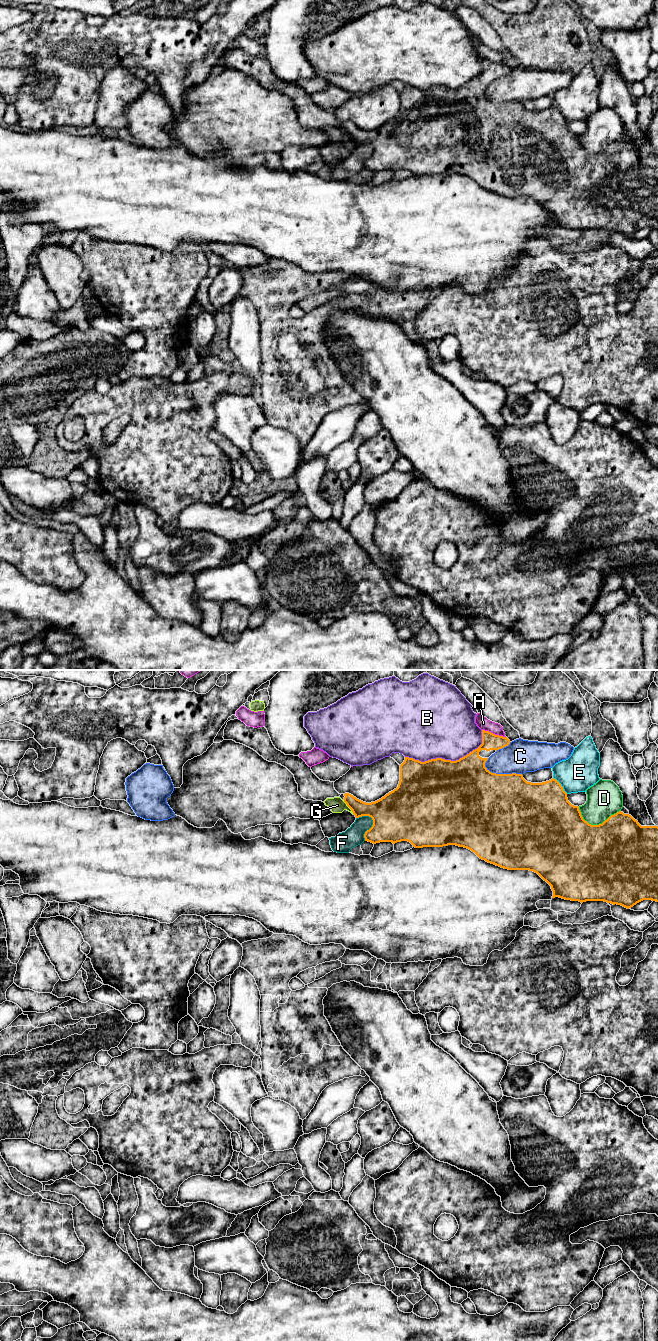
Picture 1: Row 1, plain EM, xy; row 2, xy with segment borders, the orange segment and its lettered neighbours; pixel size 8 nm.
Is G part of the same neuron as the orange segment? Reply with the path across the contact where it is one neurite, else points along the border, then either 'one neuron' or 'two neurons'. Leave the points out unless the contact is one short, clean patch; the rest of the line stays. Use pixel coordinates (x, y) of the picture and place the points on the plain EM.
along xy (343, 128), (354, 142) | two neurons

